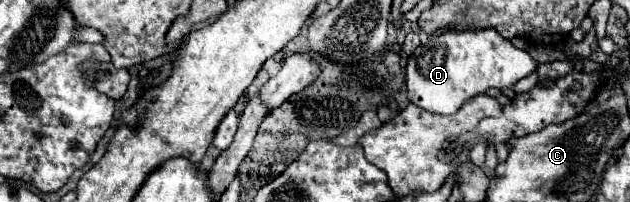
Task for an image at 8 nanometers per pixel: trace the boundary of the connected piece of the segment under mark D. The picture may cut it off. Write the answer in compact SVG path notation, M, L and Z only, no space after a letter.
M497 29L477 31L445 31L429 37L427 45L419 45L407 61L407 93L409 101L431 113L451 115L461 105L487 89L513 87L519 79L535 71L537 63L523 49L517 49Z

